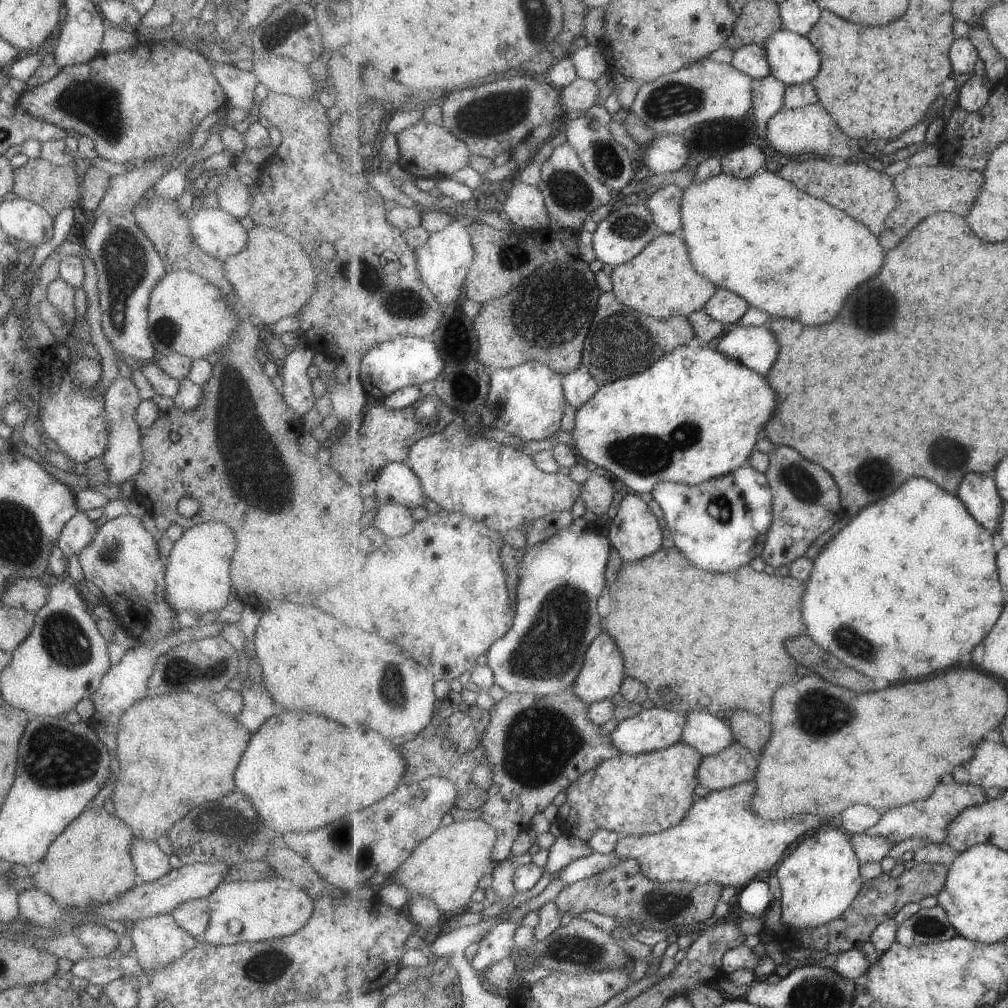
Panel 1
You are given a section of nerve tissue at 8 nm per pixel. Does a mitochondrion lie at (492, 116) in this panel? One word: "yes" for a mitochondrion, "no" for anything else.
yes

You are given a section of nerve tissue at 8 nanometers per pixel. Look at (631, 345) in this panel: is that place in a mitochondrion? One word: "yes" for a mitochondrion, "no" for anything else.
yes

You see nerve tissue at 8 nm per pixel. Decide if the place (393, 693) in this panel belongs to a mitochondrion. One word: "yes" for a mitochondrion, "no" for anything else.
yes

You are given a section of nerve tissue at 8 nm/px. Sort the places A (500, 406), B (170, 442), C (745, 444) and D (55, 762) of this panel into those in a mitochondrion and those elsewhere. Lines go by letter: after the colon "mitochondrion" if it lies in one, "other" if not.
A: mitochondrion
B: other
C: other
D: mitochondrion

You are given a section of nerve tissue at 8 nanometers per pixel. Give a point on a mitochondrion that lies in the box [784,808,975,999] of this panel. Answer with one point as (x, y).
(927, 926)

